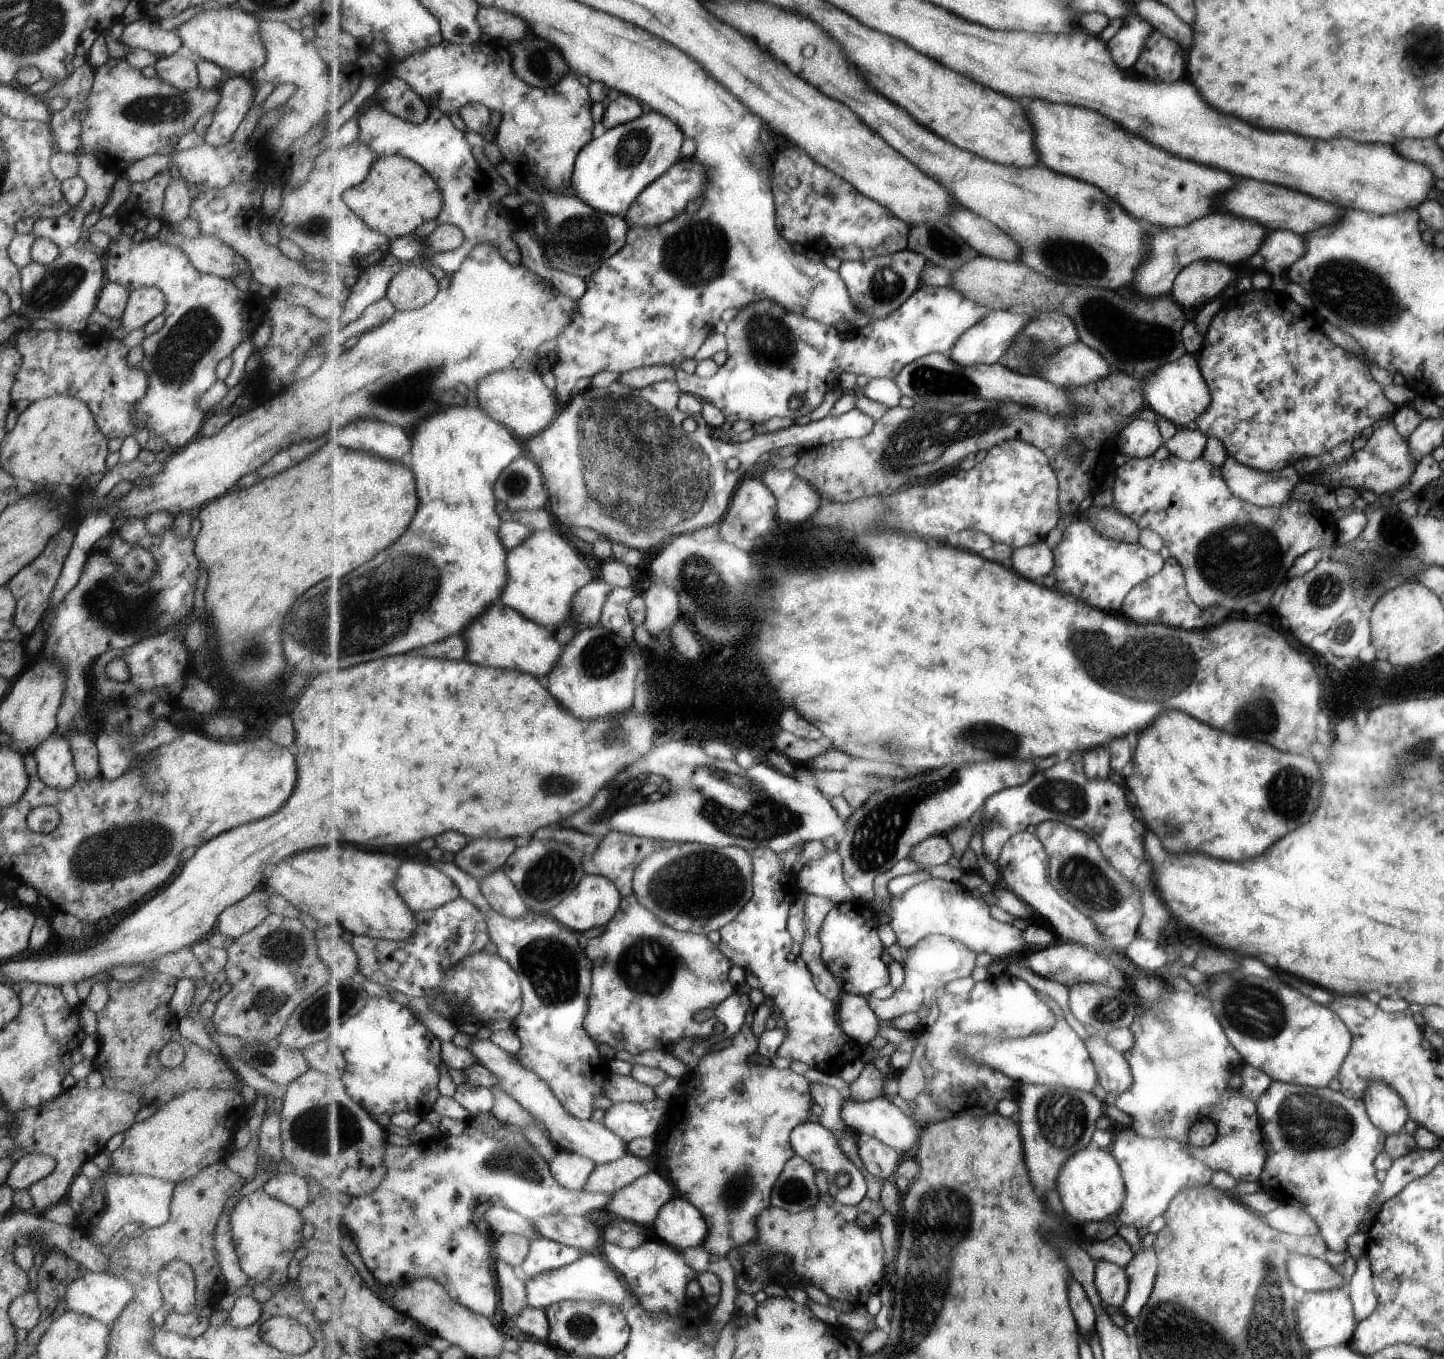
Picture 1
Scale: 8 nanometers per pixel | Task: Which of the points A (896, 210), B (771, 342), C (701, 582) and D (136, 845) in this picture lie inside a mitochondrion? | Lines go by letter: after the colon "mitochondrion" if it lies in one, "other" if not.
A: other
B: mitochondrion
C: mitochondrion
D: mitochondrion

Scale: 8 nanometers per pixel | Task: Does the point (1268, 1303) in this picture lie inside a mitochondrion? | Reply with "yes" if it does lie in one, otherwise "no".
yes

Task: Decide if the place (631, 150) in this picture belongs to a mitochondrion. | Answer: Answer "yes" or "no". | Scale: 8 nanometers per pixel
yes

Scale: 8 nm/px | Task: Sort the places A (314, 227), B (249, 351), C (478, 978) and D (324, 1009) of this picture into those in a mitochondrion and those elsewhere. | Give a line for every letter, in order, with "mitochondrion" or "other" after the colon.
A: mitochondrion
B: other
C: other
D: mitochondrion

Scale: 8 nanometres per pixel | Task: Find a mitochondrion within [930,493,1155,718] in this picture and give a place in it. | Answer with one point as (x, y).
(1099, 669)

